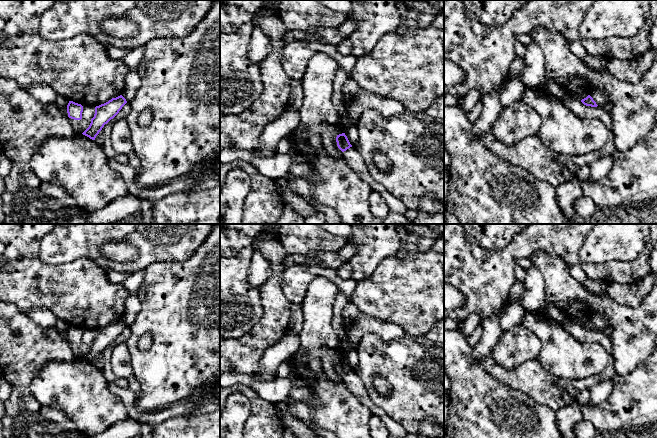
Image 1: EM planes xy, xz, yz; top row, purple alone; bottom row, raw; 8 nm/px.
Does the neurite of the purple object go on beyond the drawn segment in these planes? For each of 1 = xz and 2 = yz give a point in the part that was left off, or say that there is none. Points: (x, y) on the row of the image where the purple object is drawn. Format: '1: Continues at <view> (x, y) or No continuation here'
1: No continuation here
2: No continuation here

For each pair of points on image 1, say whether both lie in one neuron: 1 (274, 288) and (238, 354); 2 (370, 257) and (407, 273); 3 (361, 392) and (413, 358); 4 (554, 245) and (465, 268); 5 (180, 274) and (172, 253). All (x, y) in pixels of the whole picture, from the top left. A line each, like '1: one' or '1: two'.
1: one
2: two
3: two
4: one
5: two

